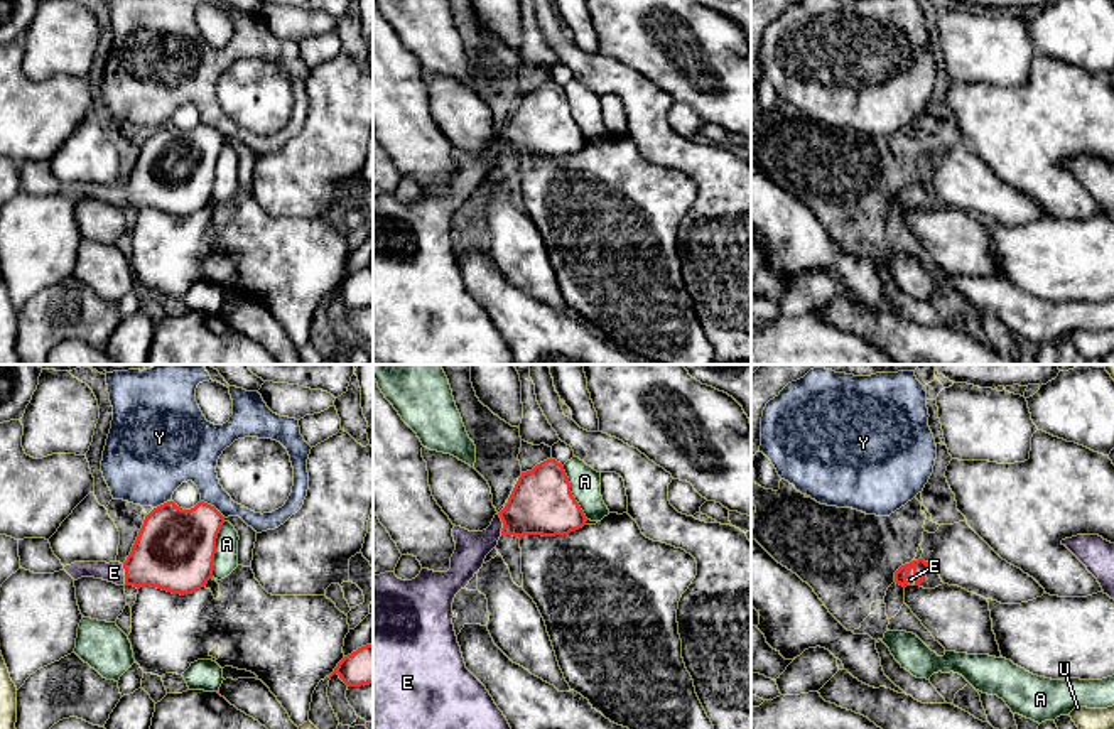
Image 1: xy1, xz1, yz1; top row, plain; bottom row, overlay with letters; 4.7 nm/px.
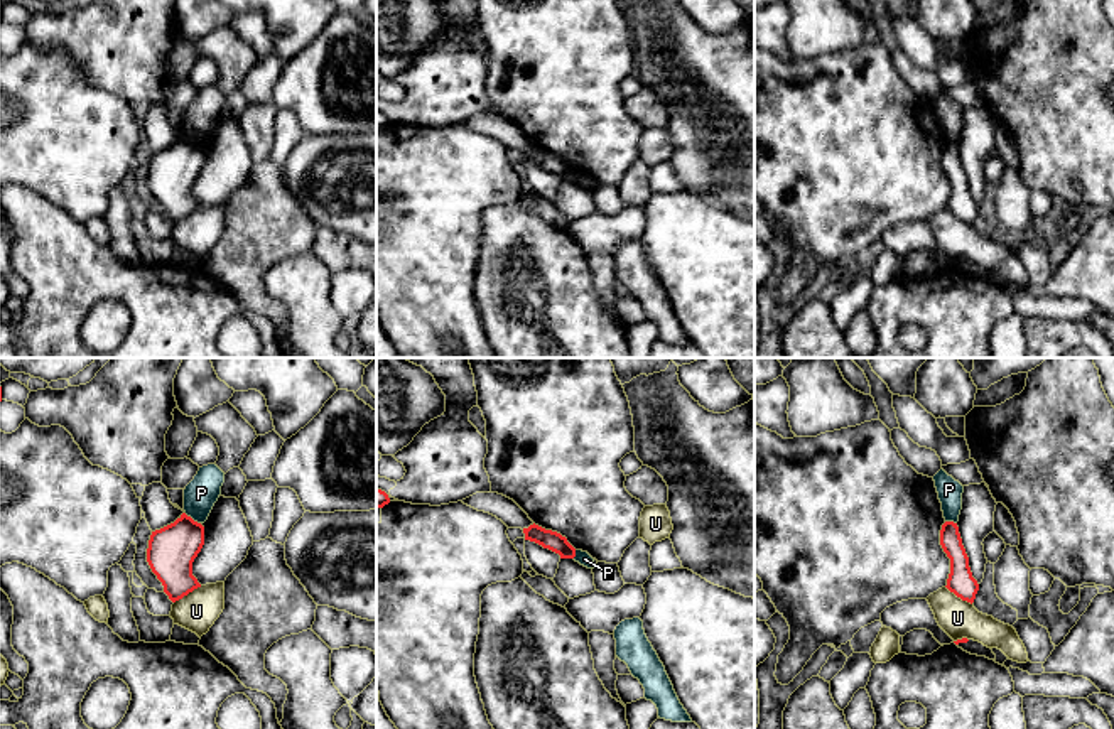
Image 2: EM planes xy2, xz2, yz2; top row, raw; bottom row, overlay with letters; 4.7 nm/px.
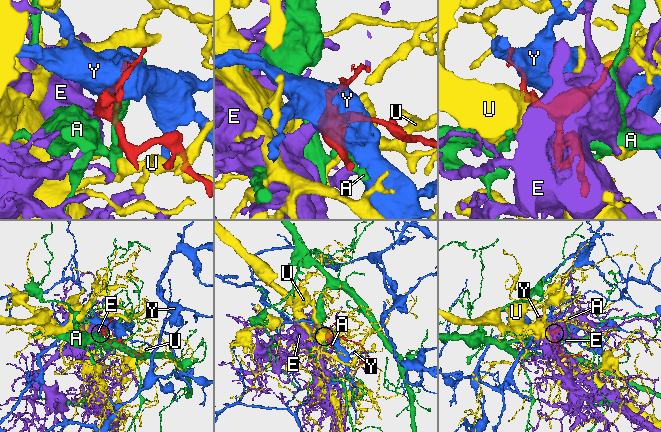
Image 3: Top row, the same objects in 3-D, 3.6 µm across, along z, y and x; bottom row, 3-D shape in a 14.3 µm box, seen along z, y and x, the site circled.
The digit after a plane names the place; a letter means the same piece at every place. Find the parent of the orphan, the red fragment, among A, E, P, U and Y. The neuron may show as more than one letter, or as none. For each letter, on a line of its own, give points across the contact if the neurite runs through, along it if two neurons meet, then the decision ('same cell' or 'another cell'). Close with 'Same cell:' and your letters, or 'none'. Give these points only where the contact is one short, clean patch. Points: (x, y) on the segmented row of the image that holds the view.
A: another cell
E: runs through xy1 (173, 552), (125, 574), (113, 572); same cell
P: border along xy2 (184, 513), (200, 523); another cell
U: another cell
Y: another cell
Same cell: E

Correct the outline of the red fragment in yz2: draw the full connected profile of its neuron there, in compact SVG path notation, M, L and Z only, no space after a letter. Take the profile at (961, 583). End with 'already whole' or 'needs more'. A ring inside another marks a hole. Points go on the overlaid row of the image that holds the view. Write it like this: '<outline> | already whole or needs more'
M945 521L940 530L940 545L950 559L950 574L947 589L967 602L974 602L979 591L977 580L972 577L969 557L962 545L959 526L954 521Z | already whole

